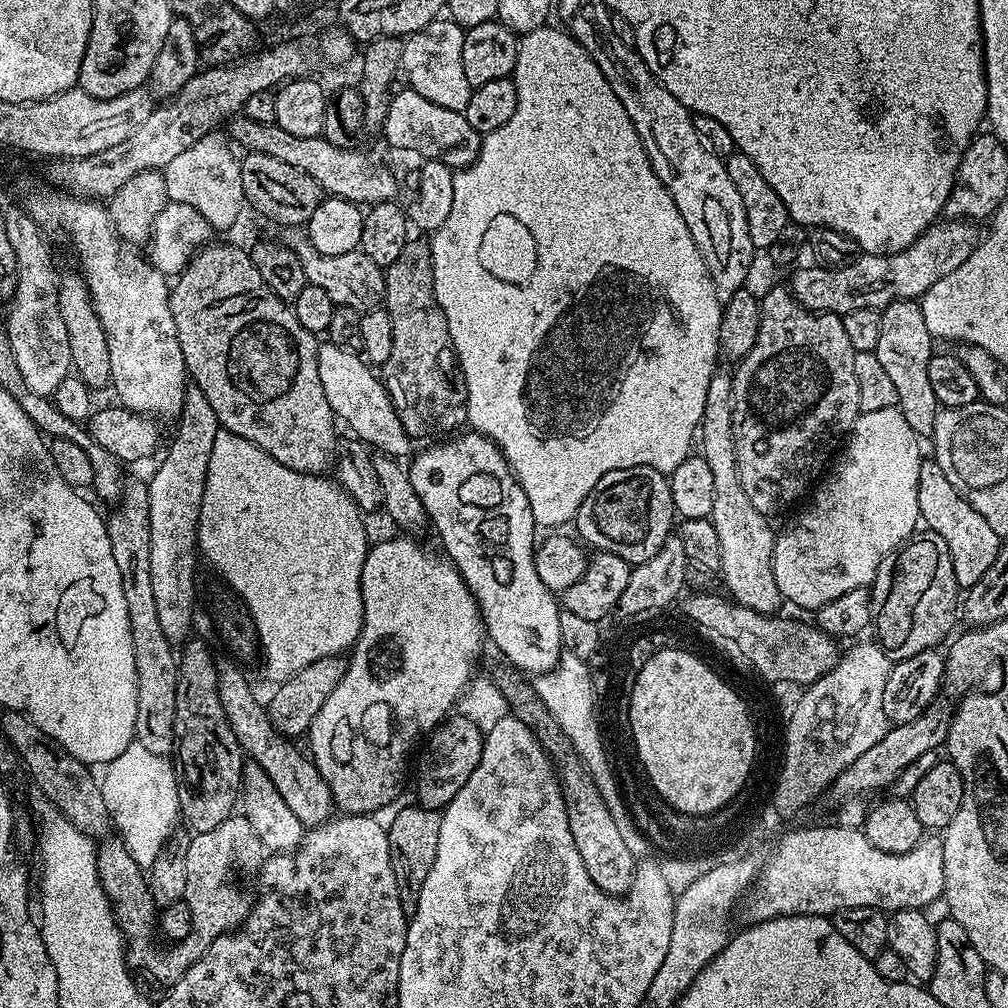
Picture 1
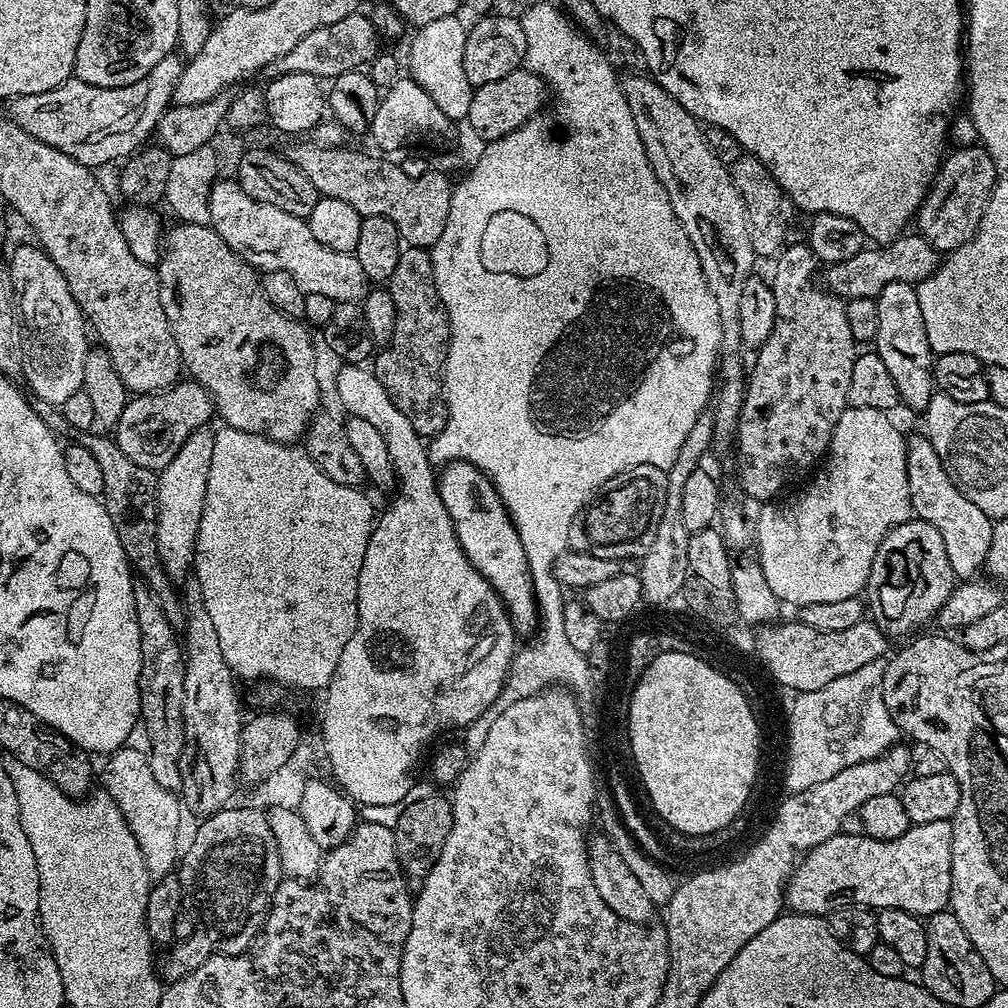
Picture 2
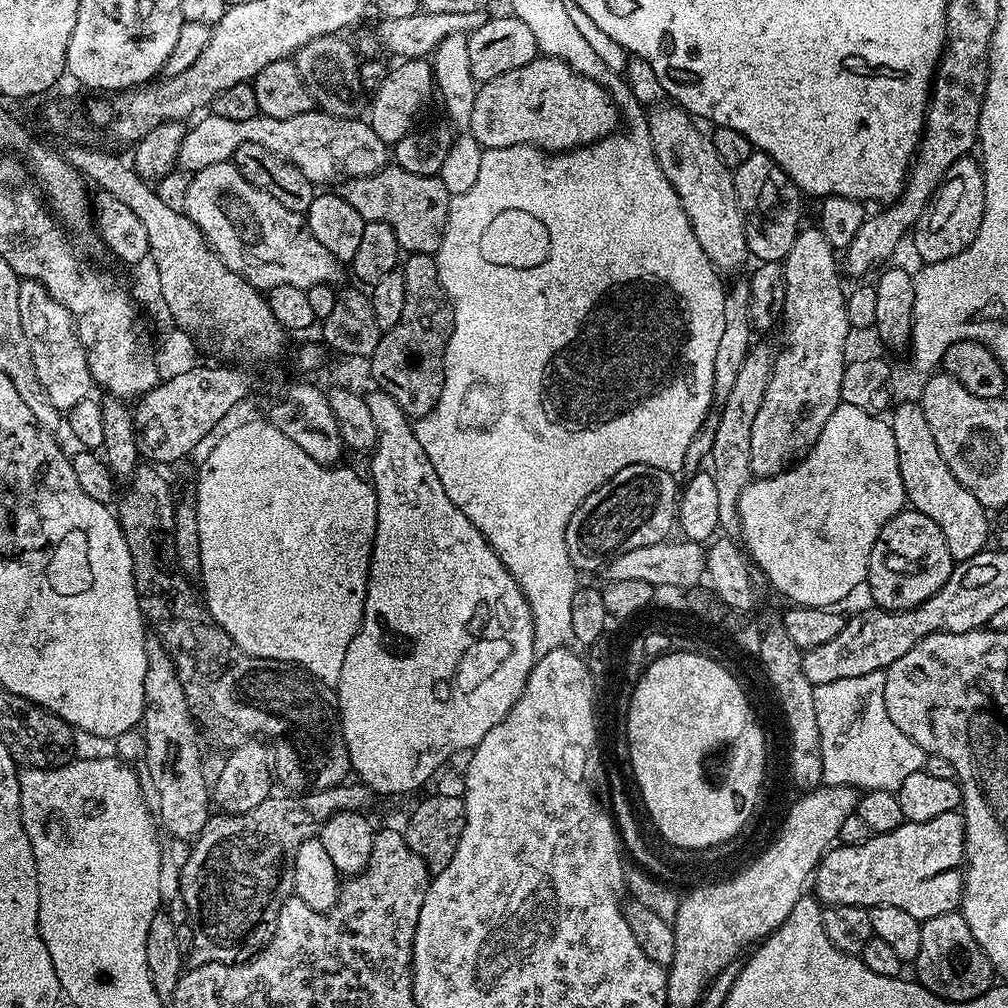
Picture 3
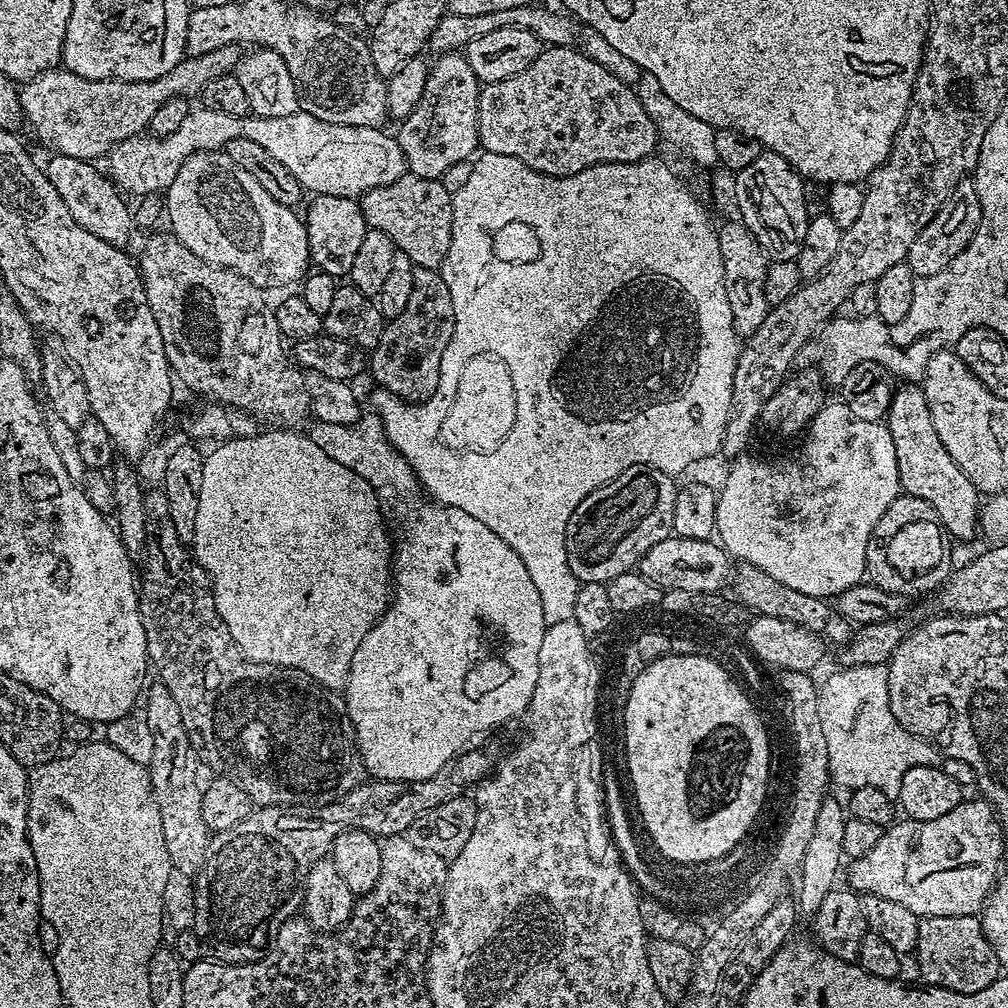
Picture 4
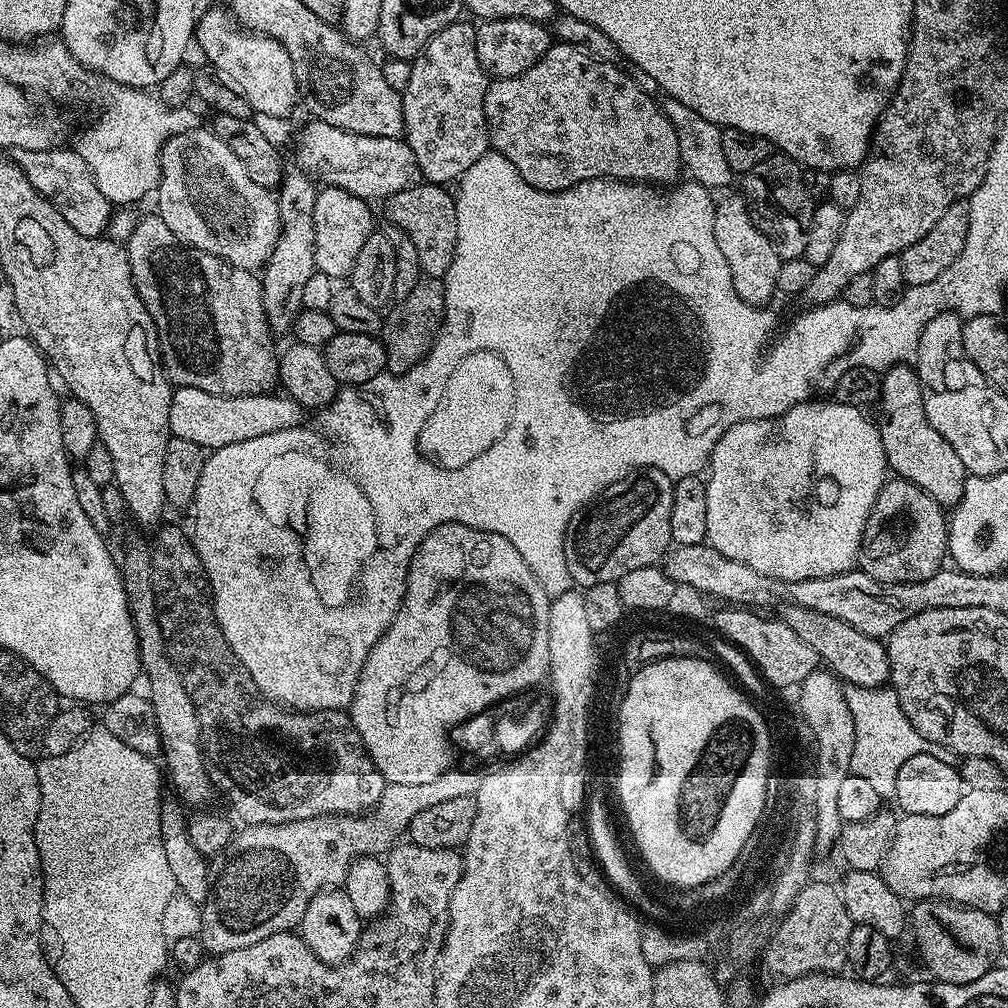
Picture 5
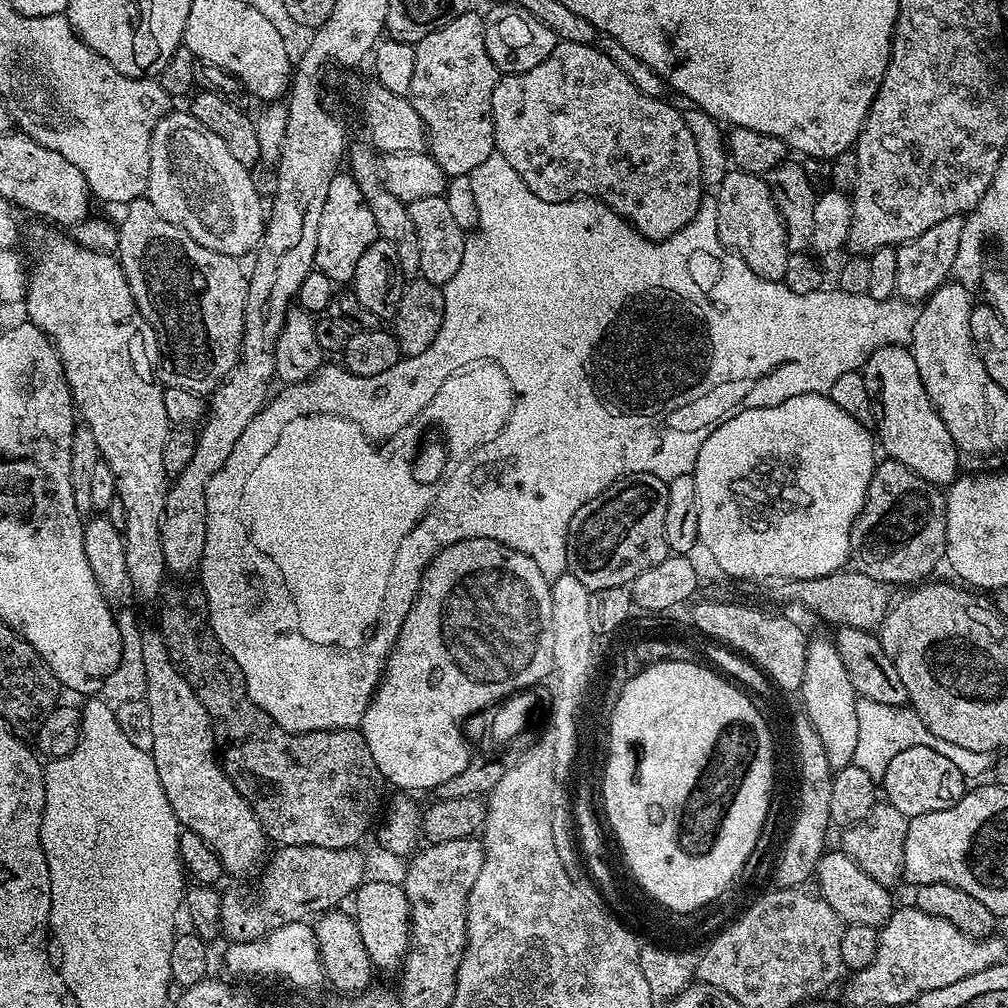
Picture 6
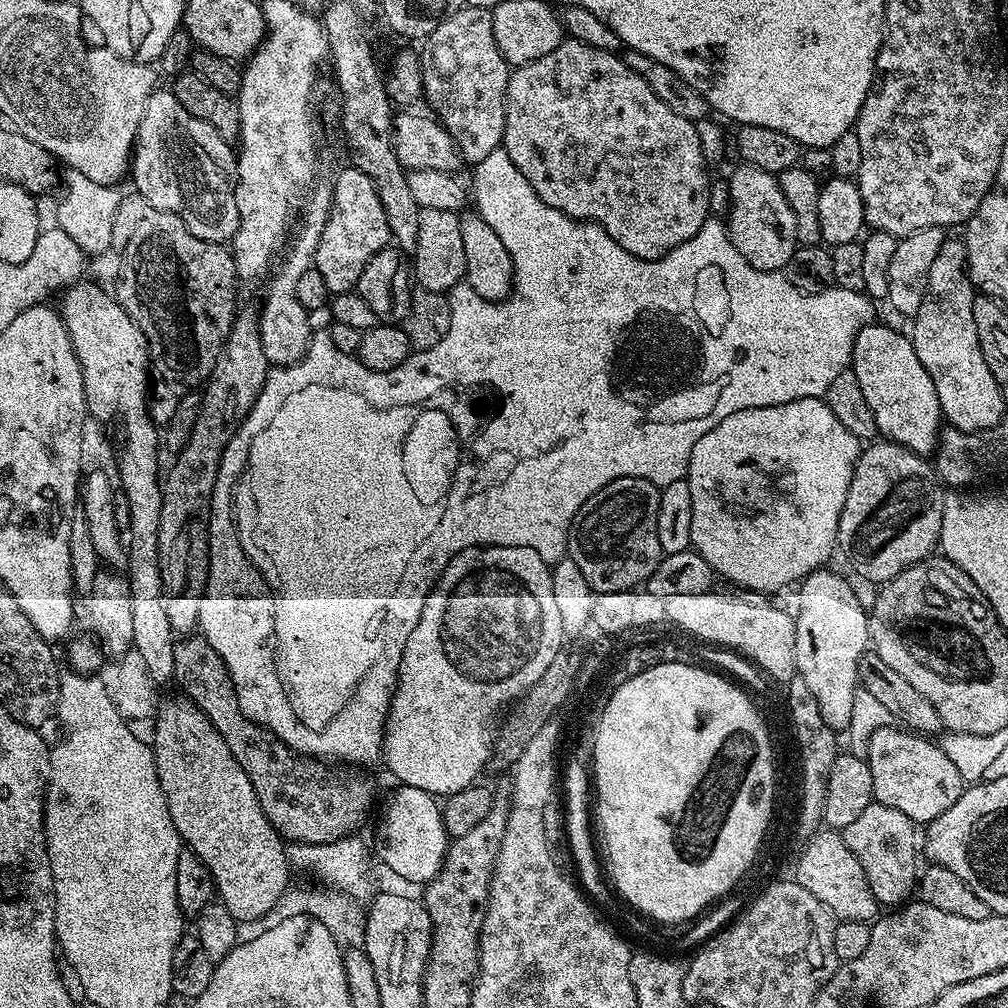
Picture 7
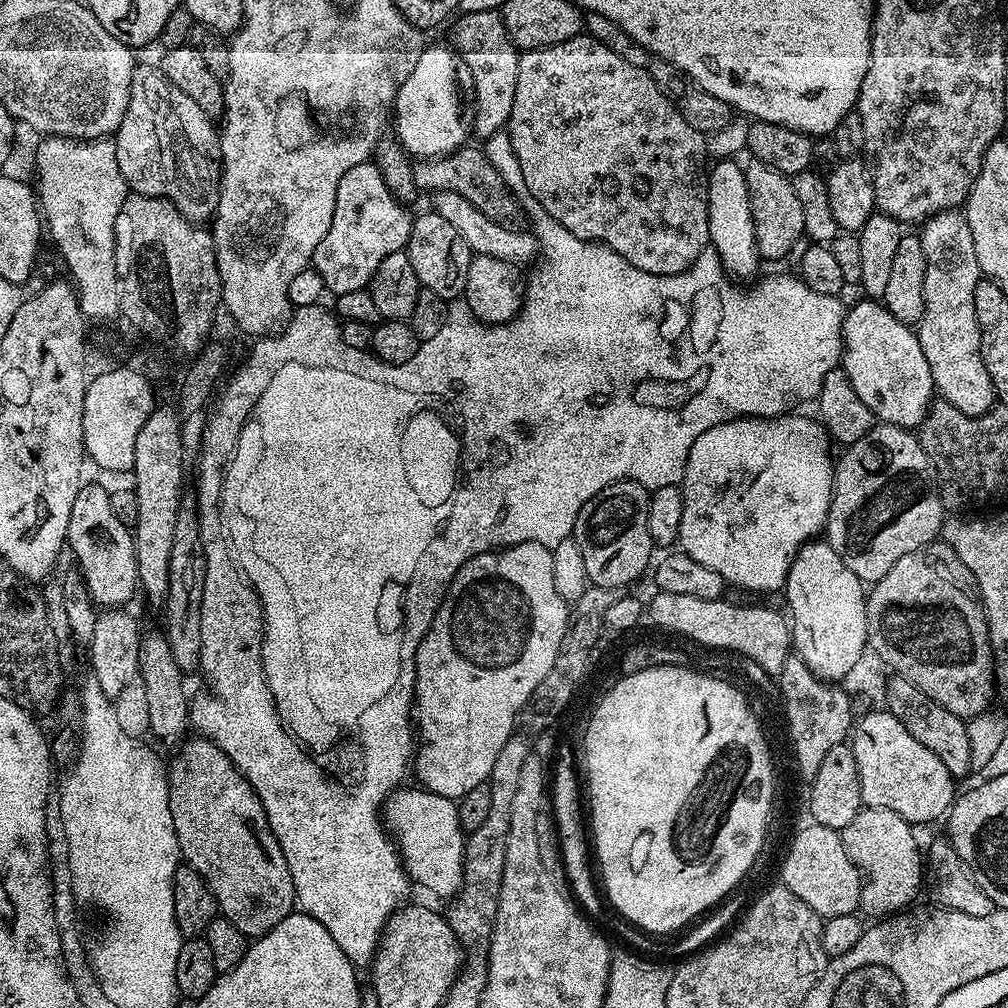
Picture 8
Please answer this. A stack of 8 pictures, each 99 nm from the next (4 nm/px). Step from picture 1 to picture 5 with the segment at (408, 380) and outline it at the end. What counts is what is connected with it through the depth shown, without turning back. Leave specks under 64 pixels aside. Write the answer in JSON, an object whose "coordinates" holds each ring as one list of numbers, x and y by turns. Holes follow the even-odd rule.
{"coordinates":[[421,278,406,294,404,300,399,301,391,311,385,315,382,320,382,339,386,358,388,359,387,371,392,374,409,372,418,362,422,362,427,356,428,351,432,349,432,344,436,341,436,336,440,333,440,327,444,325,444,281,440,278]]}

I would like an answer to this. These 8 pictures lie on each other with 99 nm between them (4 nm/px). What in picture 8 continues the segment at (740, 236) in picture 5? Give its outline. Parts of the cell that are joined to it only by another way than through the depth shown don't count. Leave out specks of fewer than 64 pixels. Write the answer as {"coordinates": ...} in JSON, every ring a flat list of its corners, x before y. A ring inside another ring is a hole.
{"coordinates":[[749,159,747,163,744,177,750,194,756,249,765,261,780,260,804,236,802,205,798,202,798,194,794,194,794,186,789,177,757,160]]}

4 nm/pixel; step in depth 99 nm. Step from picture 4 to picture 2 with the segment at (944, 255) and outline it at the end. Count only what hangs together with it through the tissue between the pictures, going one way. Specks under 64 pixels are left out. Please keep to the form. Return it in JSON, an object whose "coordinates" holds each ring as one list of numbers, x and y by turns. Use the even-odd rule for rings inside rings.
{"coordinates":[[960,146,955,150,957,152,949,151,945,155,918,213,919,235,941,254,961,248,970,242,970,238,974,238,996,185,996,167,992,154,983,146]]}

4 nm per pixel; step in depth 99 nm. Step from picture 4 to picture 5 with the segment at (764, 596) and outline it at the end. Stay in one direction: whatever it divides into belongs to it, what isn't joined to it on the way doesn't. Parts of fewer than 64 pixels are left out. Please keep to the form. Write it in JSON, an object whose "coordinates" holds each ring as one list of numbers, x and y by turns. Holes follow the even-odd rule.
{"coordinates":[[787,602,779,605,779,619,786,621,790,630,802,638,814,649,814,654,829,669,840,677,845,685,857,688,883,688,890,680,890,662,887,647,877,637,862,634,862,630,854,630,850,622,842,622,842,618,830,618,830,614,822,614,818,610,810,610,810,606,798,606]]}

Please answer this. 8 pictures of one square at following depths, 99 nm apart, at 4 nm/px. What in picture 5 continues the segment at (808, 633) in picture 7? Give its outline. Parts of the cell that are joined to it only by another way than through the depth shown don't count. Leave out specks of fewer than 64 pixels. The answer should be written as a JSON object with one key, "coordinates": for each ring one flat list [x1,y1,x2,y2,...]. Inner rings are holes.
{"coordinates":[[817,670,810,673,799,686,802,708,806,716,808,729,814,737,816,752,814,755,814,781,816,783,816,852,833,851,839,841,840,831,845,824,842,814,838,814,838,793,842,782,854,768,856,758,856,735,854,734,854,714,846,706,845,685,839,676,831,670]]}

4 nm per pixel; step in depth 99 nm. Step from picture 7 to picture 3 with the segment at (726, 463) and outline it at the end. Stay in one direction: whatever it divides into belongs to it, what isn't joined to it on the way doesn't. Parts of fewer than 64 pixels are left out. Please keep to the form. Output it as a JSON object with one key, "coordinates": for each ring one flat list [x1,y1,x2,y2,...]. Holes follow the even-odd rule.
{"coordinates":[[840,403,830,414,830,422,822,426,822,434,818,434,818,442,814,447,808,449,806,455,799,462,787,468,785,472,779,472,776,476,767,478,753,478,749,480,742,490,740,501,736,507,736,512,740,516,739,539,750,557,751,563,761,568,768,578,768,582,778,593,781,592,786,599,792,600,793,605,805,608,832,608,839,600,844,600,856,587,863,585,868,578,868,563,870,562,870,550,886,522,894,518,905,507,906,497,904,495,904,483,902,474,898,470,898,450,894,446,894,434,891,423,879,415,858,410,858,406,850,406]]}

